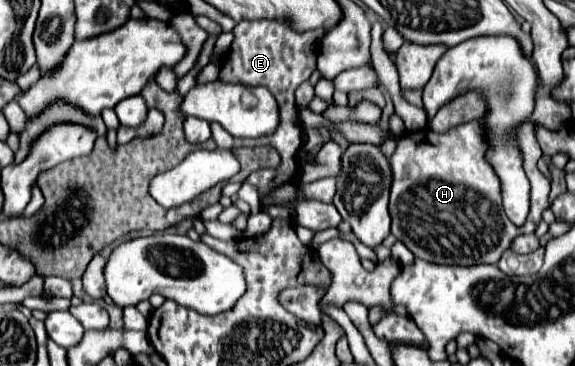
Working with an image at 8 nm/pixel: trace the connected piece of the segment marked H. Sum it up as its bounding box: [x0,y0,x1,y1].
[390,120,548,266]

